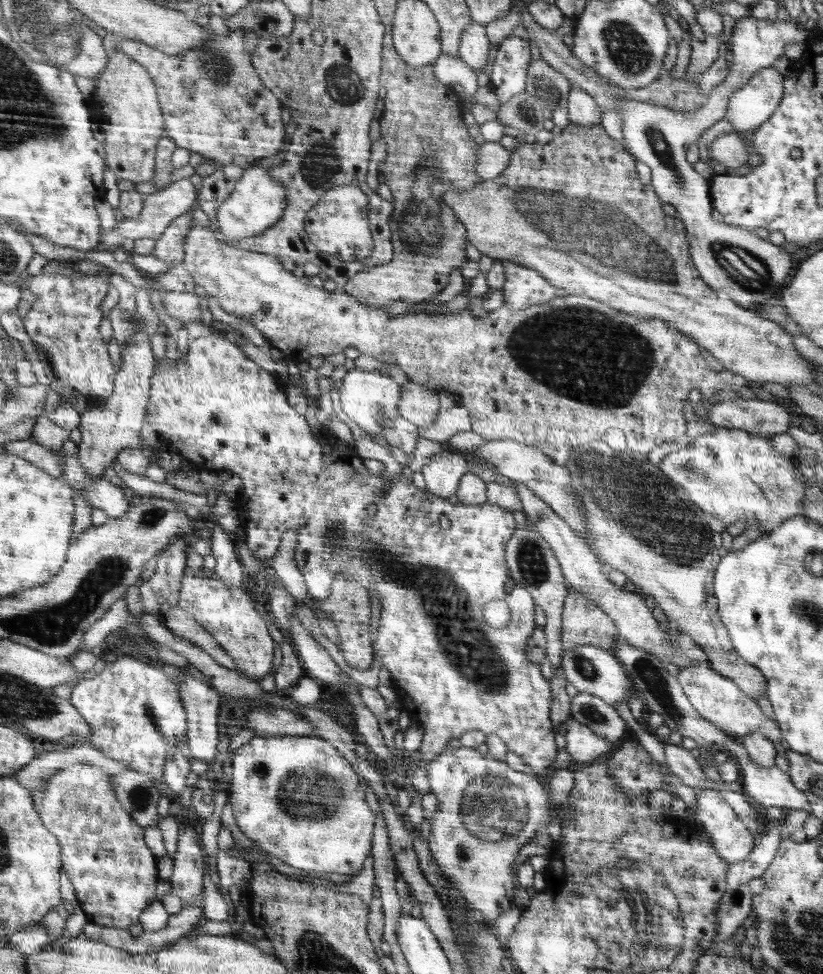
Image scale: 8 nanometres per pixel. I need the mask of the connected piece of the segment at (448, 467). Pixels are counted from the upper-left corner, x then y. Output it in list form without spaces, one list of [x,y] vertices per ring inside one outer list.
[[[446,450],[426,459],[421,473],[425,488],[436,495],[448,499],[459,490],[459,484],[468,473],[467,457],[455,450]]]

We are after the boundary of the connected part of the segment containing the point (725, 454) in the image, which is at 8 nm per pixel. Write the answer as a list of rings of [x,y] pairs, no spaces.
[[[716,427],[714,433],[698,436],[686,450],[666,455],[659,468],[696,501],[696,506],[704,514],[712,514],[727,526],[734,522],[745,522],[747,527],[758,527],[761,536],[767,535],[793,516],[806,512],[806,487],[800,485],[794,474],[798,458],[788,459],[776,451],[772,445],[773,439],[774,436],[752,435],[743,429]]]

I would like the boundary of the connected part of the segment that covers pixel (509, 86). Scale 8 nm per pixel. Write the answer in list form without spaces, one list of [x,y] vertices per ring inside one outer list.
[[[510,35],[494,50],[489,86],[501,104],[526,90],[526,71],[530,56],[530,40]]]

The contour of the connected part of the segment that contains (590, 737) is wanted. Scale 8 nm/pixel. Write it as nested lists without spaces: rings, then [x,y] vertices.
[[[569,717],[566,723],[568,723],[568,730],[565,736],[565,749],[578,765],[596,762],[596,758],[600,758],[612,748],[612,741],[598,736],[576,719]]]

